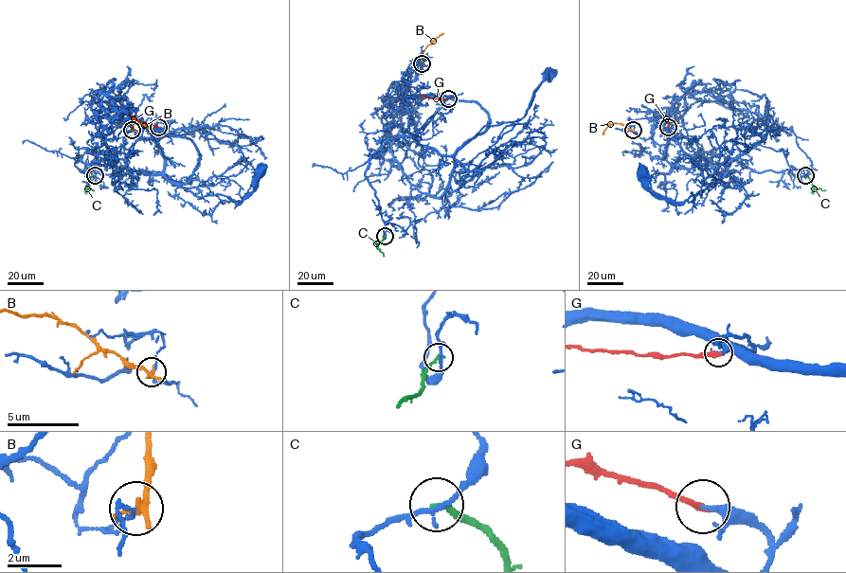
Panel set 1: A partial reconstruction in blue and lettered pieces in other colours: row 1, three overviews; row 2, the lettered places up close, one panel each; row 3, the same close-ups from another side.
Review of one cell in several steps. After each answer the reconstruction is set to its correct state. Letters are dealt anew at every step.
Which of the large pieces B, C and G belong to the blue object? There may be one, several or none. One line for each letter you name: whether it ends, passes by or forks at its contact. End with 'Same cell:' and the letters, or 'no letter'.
G: it ends there
Same cell: G

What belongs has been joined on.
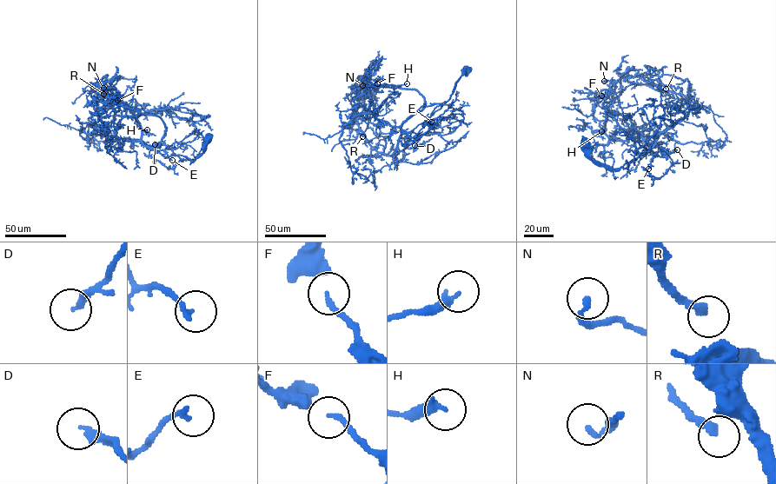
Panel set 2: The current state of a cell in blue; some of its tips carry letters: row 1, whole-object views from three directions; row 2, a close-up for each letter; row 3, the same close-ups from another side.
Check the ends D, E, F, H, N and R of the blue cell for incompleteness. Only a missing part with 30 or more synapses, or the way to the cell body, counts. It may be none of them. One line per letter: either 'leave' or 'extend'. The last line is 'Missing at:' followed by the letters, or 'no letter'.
D: leave
E: leave
F: leave
H: leave
N: leave
R: leave
Missing at: no letter

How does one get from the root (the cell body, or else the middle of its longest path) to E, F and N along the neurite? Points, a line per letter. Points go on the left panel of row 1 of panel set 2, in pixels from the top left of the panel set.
E: (208, 139), (205, 150), (193, 160), (180, 155), (163, 156), (142, 141), (150, 149), (163, 149), (172, 160)
F: (208, 139), (205, 150), (194, 160), (163, 156), (149, 148), (159, 144), (165, 131), (161, 119), (117, 100)
N: (208, 139), (194, 160), (163, 156), (149, 148), (161, 119), (103, 88)

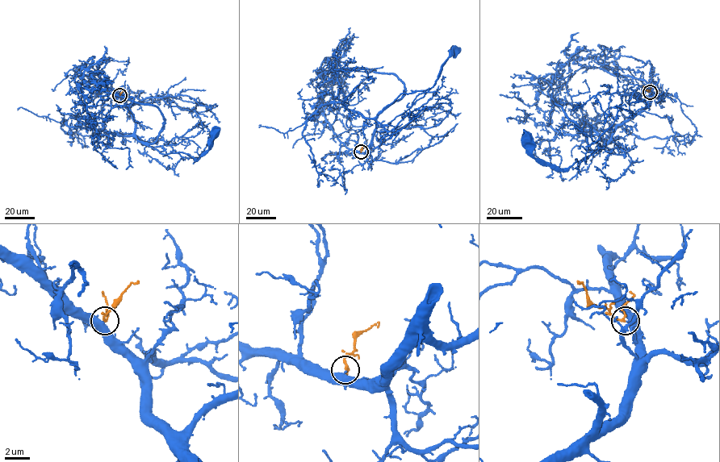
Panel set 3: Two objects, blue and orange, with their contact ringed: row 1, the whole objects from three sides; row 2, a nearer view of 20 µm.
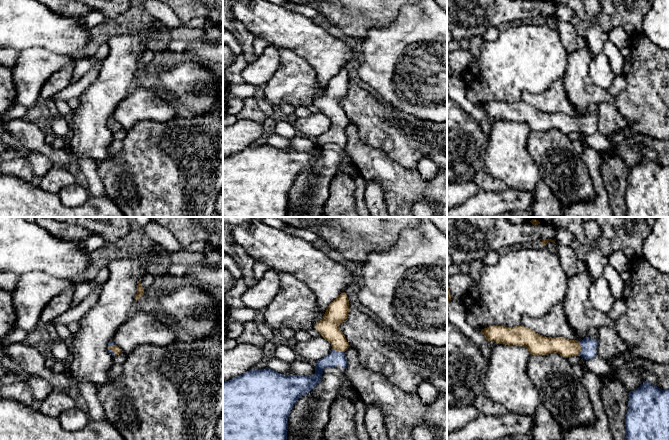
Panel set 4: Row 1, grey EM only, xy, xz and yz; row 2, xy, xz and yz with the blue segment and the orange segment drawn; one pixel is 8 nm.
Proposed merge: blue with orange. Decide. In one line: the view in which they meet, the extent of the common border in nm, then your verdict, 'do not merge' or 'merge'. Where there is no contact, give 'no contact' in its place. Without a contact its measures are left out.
yz | 110 nm | merge

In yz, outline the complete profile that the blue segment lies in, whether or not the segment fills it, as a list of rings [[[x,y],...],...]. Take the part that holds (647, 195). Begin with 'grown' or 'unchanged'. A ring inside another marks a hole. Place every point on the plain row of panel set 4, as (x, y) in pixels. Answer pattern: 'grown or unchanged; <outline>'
unchanged; [[[649,157],[629,169],[625,217],[669,217],[669,166],[662,166]]]

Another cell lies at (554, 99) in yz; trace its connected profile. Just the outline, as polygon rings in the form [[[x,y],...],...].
[[[563,78],[554,81],[542,93],[533,94],[528,91],[523,92],[521,101],[546,113],[562,113],[580,118],[584,115],[579,114],[577,109],[571,104],[563,85]]]

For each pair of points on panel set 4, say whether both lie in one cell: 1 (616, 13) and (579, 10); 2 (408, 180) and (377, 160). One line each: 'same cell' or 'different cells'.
1: same cell
2: same cell

